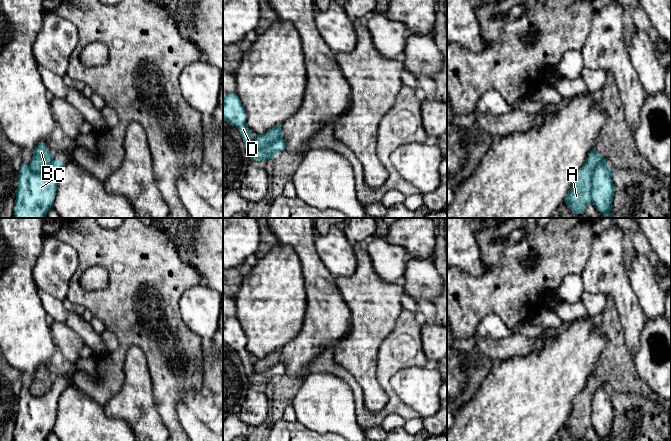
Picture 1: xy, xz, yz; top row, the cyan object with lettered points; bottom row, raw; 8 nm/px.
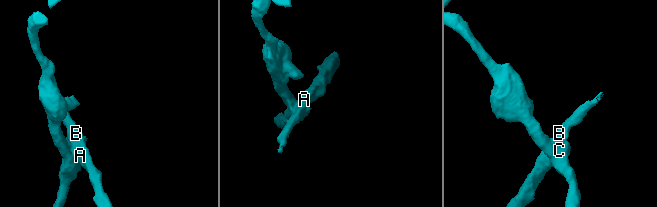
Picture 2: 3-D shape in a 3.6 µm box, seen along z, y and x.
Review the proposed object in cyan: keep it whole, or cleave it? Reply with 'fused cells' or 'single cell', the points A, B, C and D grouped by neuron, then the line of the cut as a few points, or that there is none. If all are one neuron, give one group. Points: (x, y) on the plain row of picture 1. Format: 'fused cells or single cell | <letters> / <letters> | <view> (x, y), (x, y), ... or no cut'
fused cells | A B / C D | yz (603, 386), (596, 390), (591, 401), (590, 425)

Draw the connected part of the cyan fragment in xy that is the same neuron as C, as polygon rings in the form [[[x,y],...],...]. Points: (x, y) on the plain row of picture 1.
[[[54,383],[48,393],[36,397],[22,387],[14,430],[14,441],[46,441],[56,420],[58,399],[63,391]]]

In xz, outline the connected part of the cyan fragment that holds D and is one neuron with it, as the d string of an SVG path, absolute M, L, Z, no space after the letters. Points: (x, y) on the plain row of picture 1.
M229 317L223 320L223 342L235 350L243 363L244 370L252 385L267 385L273 383L275 378L286 373L283 362L276 364L264 372L256 372L255 365L252 363L252 355L246 348L246 336L241 328L239 320Z

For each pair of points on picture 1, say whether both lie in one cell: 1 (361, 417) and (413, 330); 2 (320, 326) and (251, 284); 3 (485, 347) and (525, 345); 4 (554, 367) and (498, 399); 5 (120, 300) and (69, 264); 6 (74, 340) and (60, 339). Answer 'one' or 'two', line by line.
1: one
2: two
3: one
4: one
5: two
6: one

